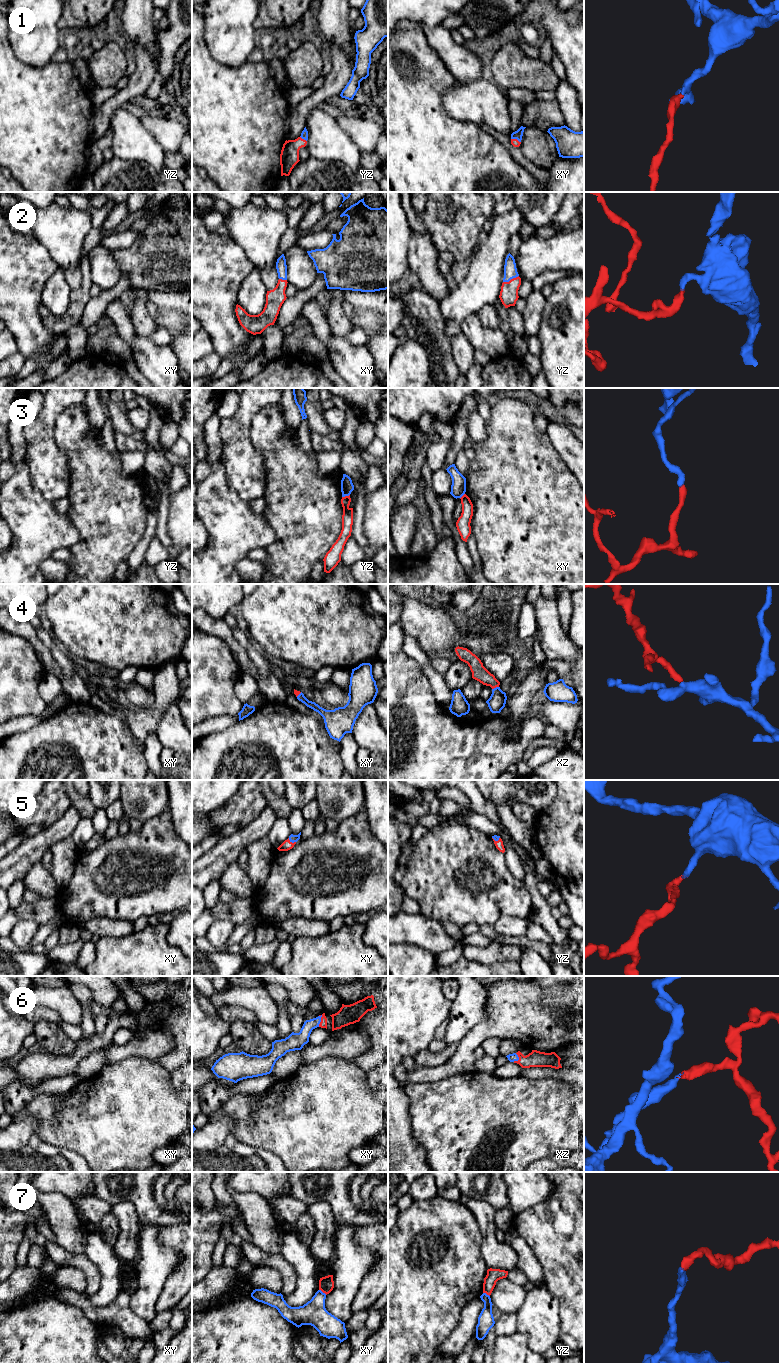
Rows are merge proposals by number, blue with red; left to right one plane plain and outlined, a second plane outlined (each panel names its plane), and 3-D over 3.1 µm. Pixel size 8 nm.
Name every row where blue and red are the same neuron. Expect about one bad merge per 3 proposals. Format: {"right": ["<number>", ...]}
{"right": ["1", "2", "4", "5", "6"]}

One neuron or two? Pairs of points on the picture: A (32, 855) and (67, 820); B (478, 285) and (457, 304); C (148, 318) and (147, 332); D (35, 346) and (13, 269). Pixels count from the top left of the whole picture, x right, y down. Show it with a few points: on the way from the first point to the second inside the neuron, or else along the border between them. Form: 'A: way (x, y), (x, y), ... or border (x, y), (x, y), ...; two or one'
A: way (41, 846), (58, 829); one
B: way (473, 290), (462, 301); one
C: way (147, 321), (147, 329); one
D: way (27, 327), (21, 318), (13, 294), (13, 288); one

